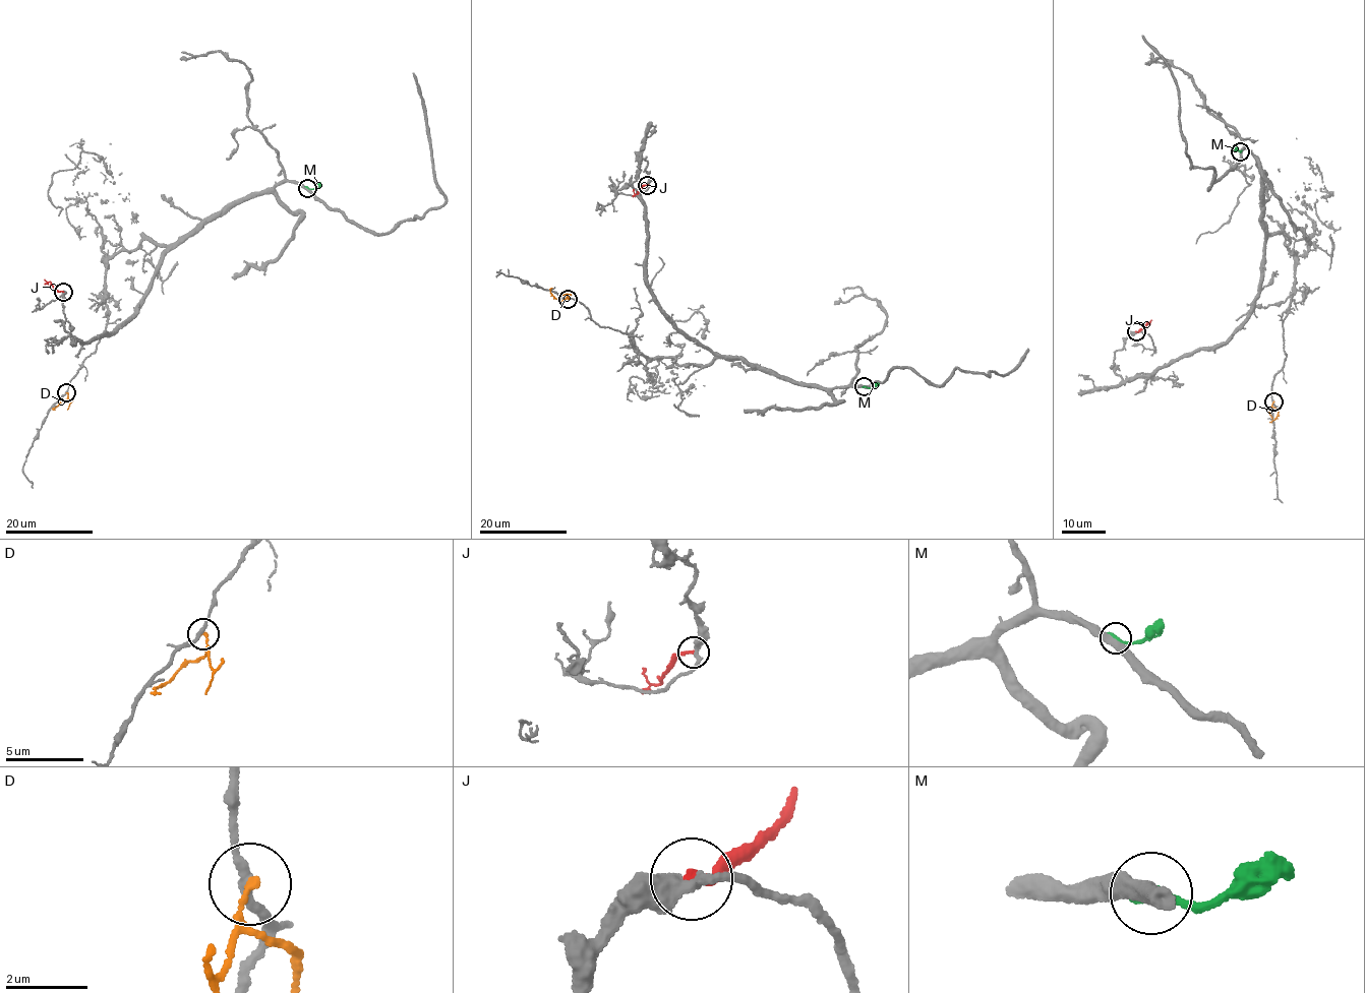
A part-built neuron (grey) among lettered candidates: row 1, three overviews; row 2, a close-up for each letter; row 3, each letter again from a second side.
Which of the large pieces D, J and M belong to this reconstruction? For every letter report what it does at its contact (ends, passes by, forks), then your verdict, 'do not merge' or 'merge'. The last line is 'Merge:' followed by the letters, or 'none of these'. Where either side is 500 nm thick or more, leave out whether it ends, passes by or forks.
D: it ends | do not merge
J: it ends | do not merge
M: it ends | do not merge
Merge: none of these

